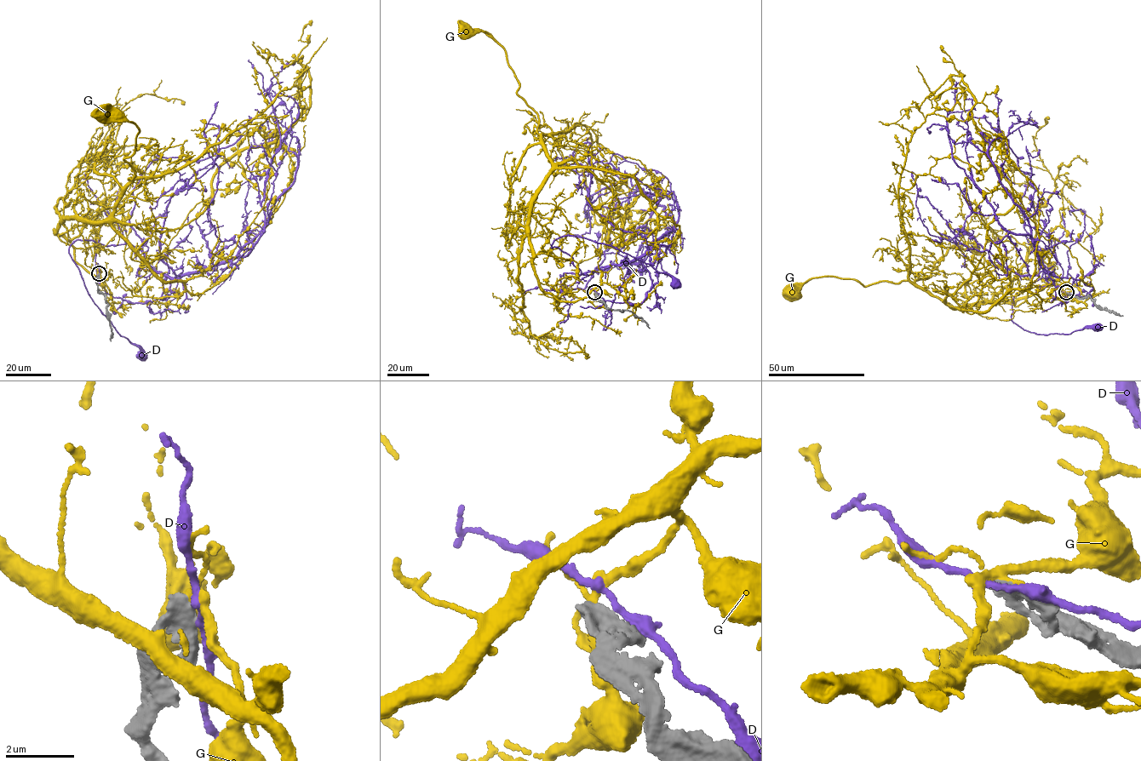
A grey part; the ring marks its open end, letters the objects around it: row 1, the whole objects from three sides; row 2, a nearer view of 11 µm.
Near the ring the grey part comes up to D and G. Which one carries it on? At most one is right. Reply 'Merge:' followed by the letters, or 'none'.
Merge: none

